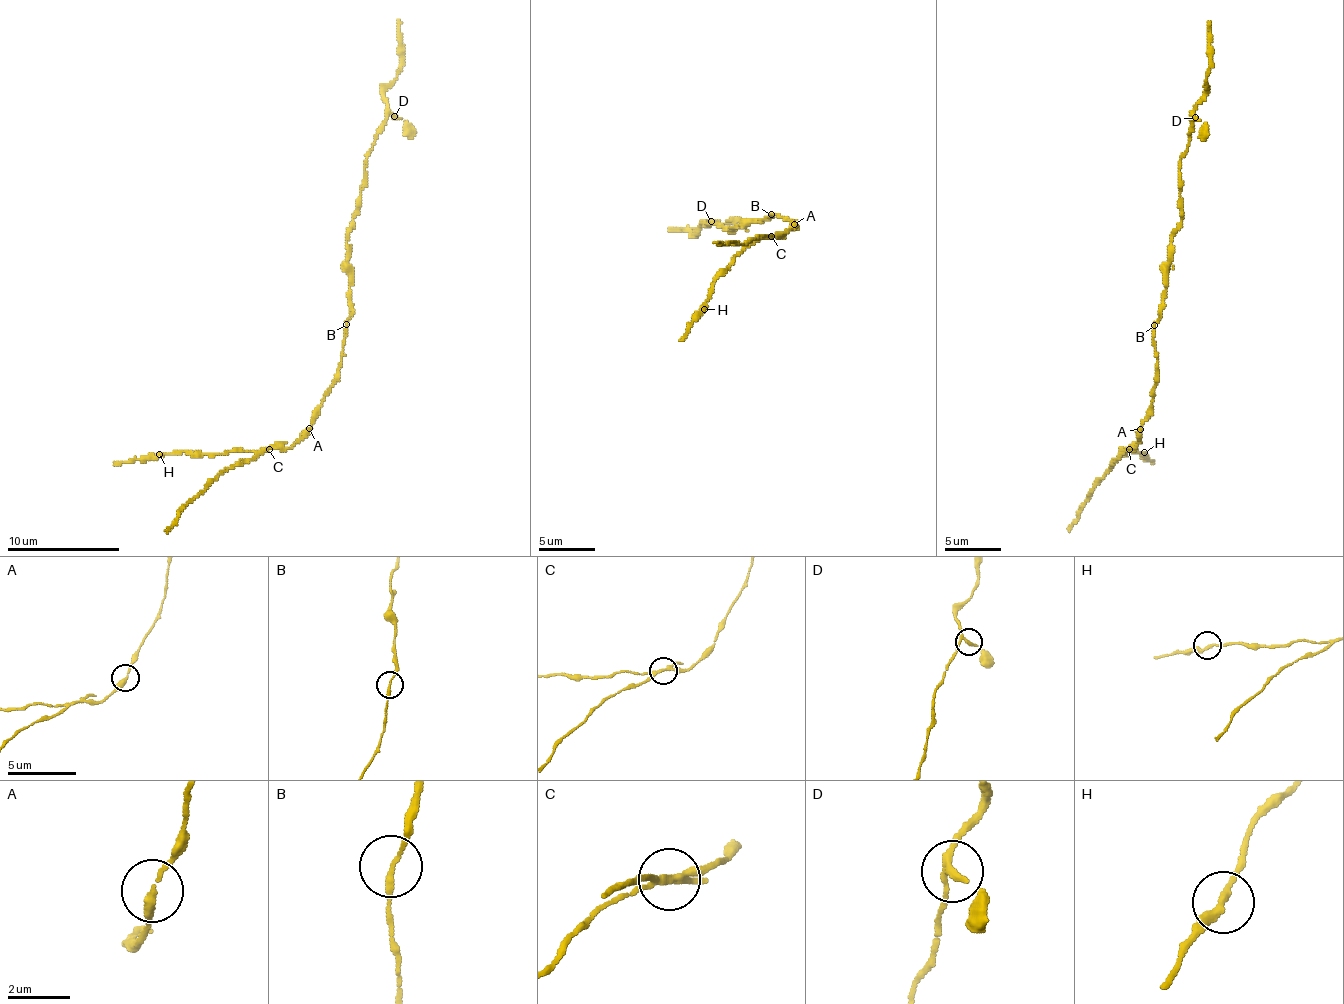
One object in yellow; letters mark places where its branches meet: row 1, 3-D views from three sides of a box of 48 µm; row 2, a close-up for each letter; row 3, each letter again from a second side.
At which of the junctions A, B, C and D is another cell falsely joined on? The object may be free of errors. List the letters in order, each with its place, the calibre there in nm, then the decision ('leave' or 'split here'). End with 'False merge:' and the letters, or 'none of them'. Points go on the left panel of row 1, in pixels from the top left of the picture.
A: at (309, 428); 240 nm thick; leave
B: at (346, 324); 170 nm thick; leave
C: at (269, 449); 180 nm thick; split here
D: at (394, 116); 180 nm thick; leave
False merge: C

